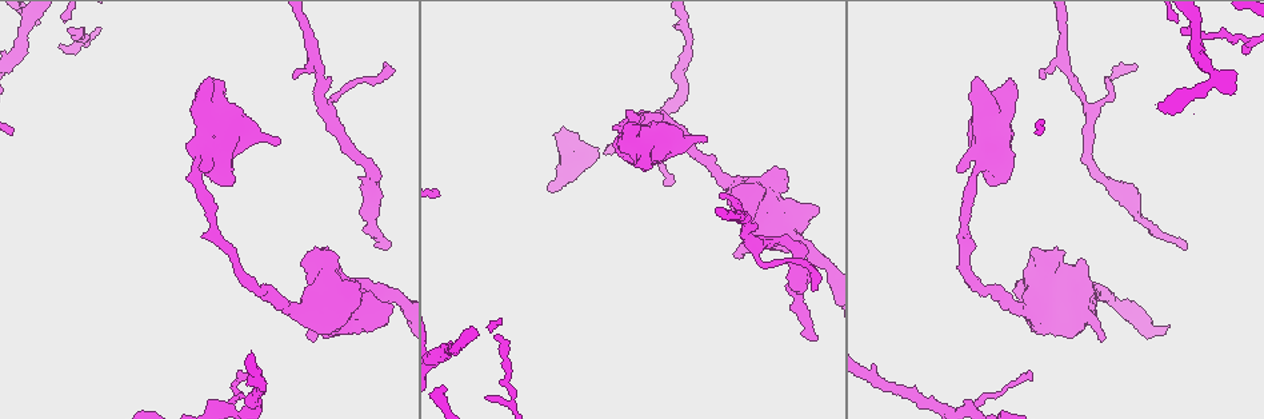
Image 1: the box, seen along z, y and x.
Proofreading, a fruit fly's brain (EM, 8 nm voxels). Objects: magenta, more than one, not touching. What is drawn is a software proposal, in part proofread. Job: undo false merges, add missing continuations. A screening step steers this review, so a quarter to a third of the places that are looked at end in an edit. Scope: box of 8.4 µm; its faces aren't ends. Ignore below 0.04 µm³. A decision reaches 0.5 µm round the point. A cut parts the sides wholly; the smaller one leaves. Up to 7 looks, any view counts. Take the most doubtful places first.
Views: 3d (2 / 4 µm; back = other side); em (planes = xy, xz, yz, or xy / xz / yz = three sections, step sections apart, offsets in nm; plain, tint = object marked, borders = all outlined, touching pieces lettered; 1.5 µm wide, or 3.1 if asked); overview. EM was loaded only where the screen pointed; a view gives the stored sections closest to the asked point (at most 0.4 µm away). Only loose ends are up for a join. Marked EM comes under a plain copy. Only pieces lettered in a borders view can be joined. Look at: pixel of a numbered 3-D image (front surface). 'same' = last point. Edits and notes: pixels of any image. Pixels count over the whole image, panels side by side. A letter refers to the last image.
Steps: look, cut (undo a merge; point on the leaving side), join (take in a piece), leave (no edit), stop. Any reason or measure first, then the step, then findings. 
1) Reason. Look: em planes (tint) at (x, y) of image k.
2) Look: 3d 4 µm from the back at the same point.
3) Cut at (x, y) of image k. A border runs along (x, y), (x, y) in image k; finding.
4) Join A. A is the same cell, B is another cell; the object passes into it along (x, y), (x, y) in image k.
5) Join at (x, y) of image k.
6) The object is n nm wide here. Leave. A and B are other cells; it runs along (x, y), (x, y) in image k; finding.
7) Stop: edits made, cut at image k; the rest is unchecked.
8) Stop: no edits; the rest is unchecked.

An open end. Look: 3d 2 µm at (629, 111) of image 1.

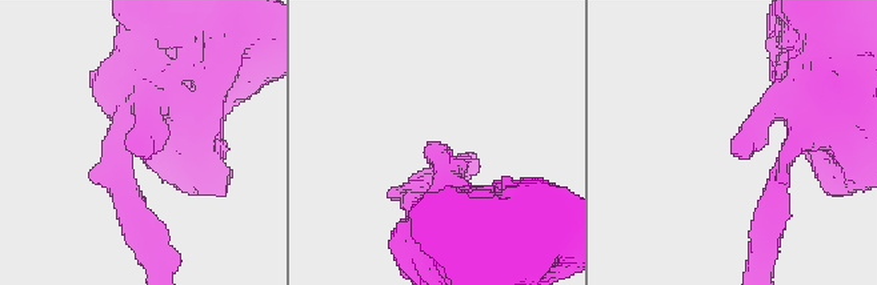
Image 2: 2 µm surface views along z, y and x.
Look: em planes (borders) at (430, 144) of image 2.

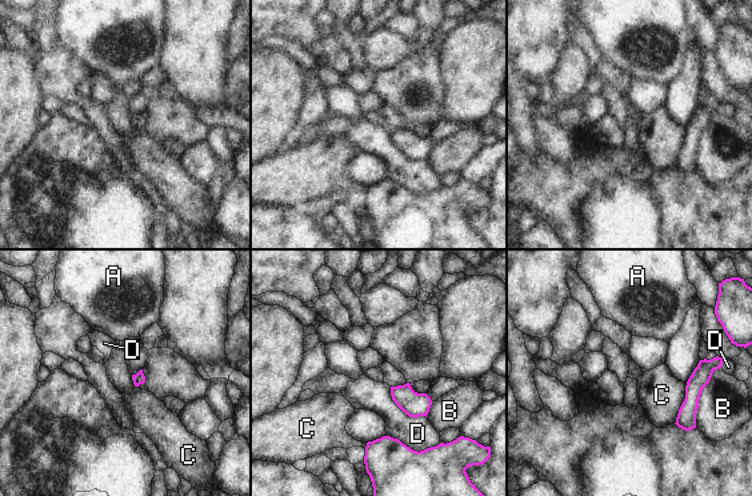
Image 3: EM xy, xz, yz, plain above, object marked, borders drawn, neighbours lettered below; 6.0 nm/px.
Leave. A, B, C and D are other cells; a border runs along (687, 382), (684, 400), (675, 423) in image 3; no lettered piece goes on from it.

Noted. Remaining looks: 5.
Thin end. Look: em planes (borders) at (1042, 77) of image 1.

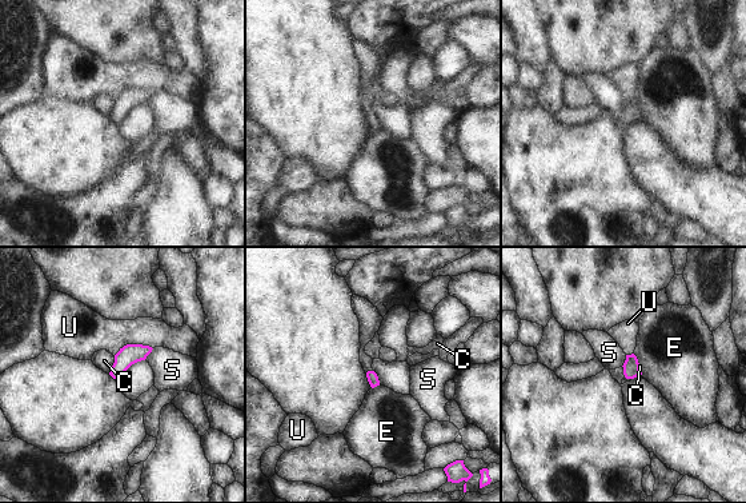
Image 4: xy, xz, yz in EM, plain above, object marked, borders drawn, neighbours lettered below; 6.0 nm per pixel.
Leave. C, E, S and U are other cells; a border runs along (115, 356), (112, 368), (108, 372) in image 4; none of them fits.

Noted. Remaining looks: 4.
An open end. Look: em xz step 8 (tint) at (739, 258) of image 1.

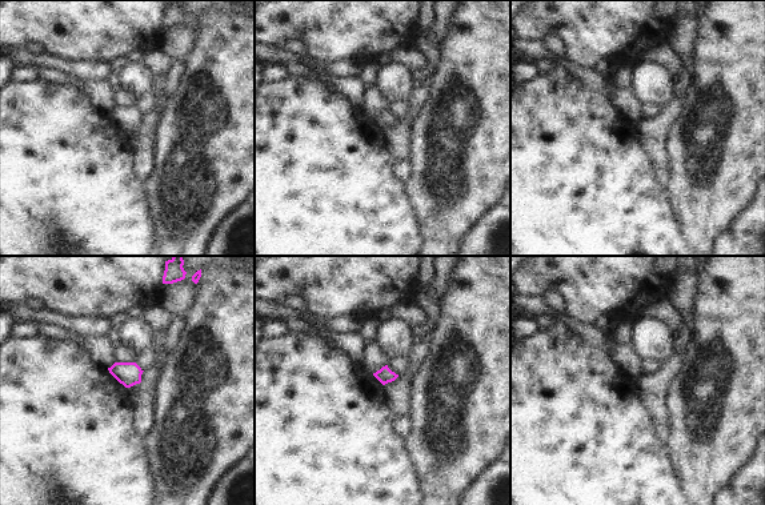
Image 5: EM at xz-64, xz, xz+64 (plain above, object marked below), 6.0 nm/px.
Cut it another way. Look: em planes (tint) at the same point.

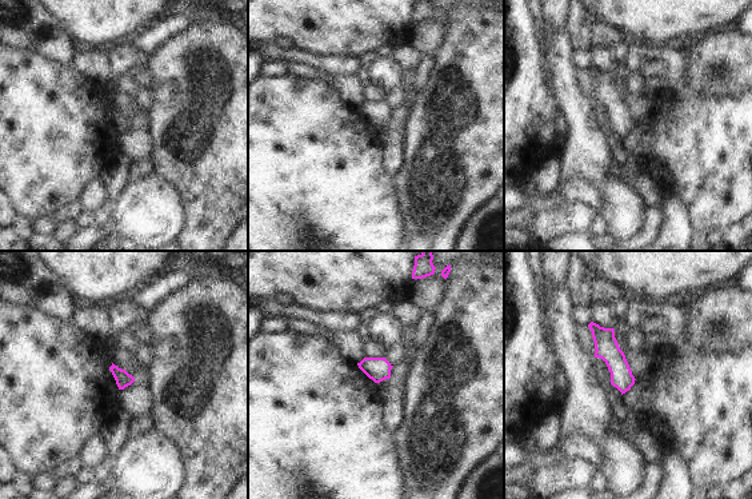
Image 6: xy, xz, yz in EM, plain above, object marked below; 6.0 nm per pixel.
Look: em planes (borders) at the same point.

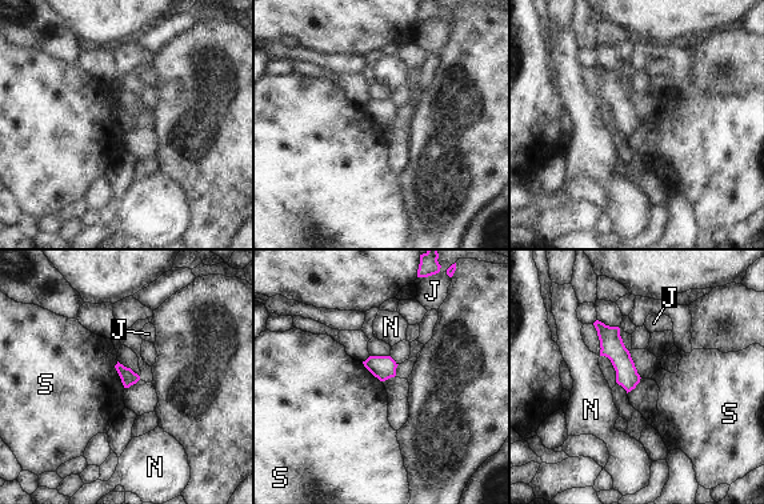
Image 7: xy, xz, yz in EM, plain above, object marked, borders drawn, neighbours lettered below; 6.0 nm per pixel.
The longest contact is with S, 180 nm. Leave. J, N and S are other cells; a border runs along (116, 362), (115, 370), (124, 388) in image 7; none of them fits.

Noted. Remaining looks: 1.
Stop: no edits; the rest is unchecked.

